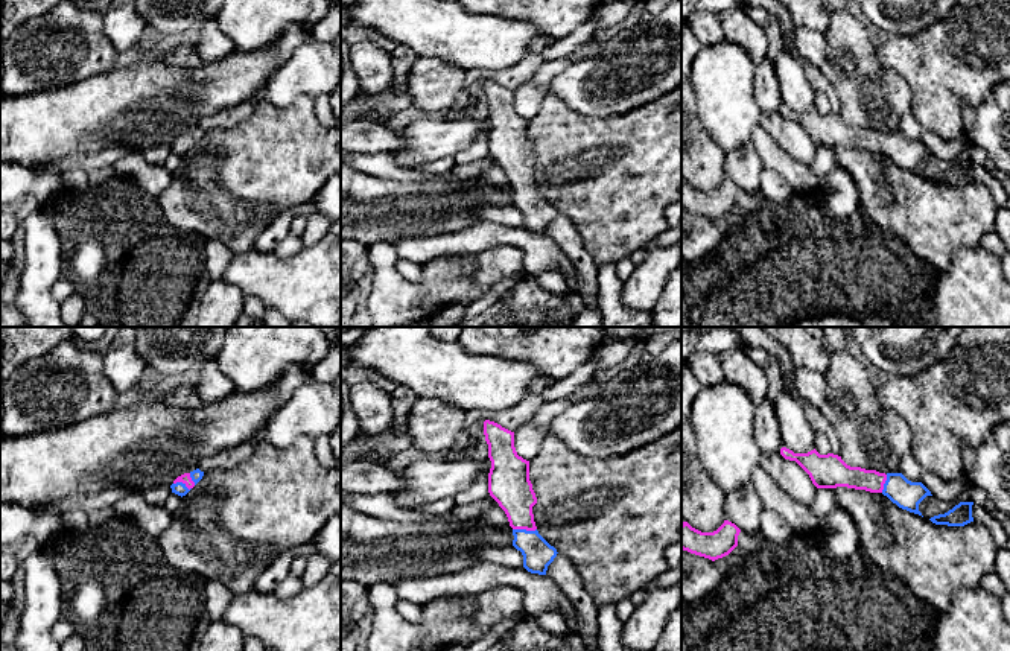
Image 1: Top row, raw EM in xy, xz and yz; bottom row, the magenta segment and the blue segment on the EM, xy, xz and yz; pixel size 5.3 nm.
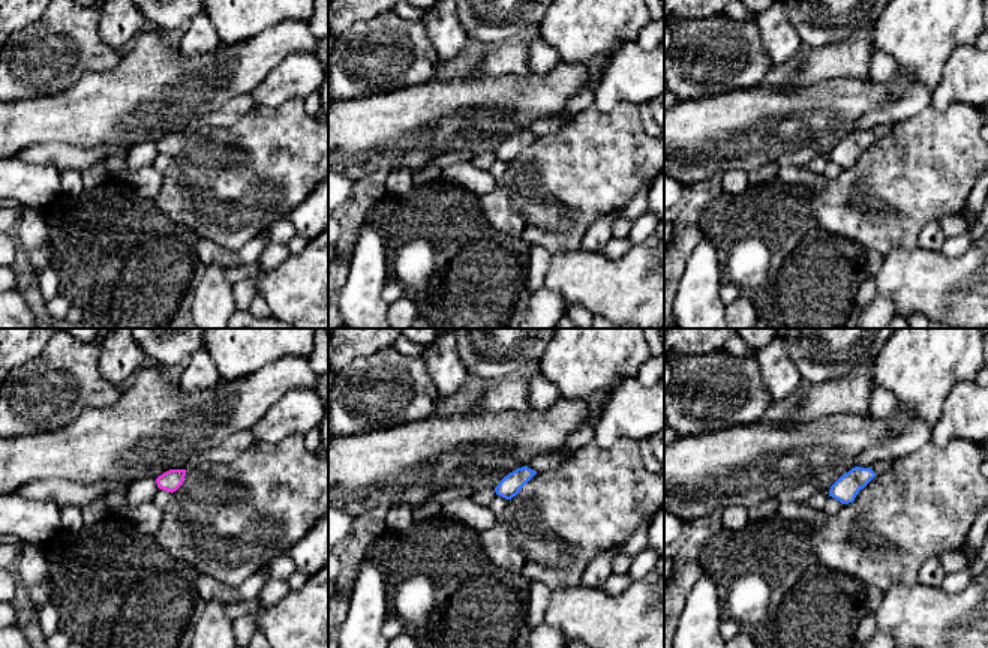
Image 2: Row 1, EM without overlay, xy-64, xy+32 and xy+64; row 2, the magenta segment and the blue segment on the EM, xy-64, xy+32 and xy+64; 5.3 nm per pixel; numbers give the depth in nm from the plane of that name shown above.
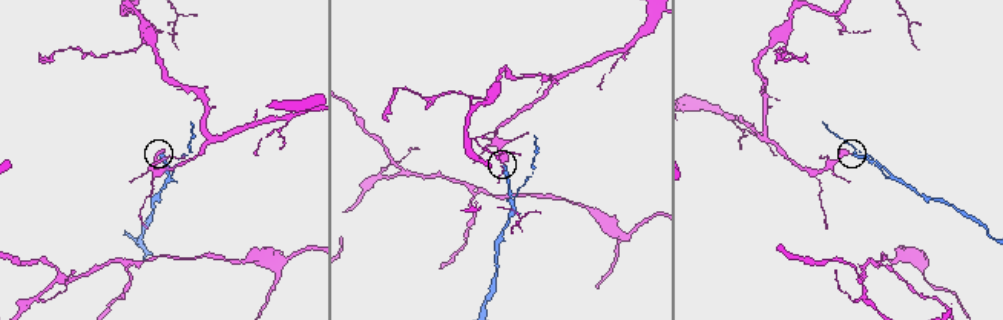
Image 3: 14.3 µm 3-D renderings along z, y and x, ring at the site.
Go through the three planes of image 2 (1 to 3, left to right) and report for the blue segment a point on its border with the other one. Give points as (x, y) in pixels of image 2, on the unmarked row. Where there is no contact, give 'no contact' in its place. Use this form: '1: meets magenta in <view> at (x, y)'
1: no contact
2: no contact
3: no contact

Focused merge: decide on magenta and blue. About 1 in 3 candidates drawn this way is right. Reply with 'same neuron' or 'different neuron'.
same neuron

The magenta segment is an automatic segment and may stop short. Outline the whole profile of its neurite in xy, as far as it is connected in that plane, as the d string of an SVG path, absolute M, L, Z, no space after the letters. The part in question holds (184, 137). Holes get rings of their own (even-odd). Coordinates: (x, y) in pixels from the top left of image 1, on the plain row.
M199 128L178 135L170 144L172 152L181 157L186 155L202 138L202 135L204 131L201 131Z

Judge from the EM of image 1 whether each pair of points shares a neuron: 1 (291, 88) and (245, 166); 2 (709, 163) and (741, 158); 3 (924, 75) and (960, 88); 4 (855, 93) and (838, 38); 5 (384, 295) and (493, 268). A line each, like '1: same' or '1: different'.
1: different
2: different
3: same
4: same
5: same

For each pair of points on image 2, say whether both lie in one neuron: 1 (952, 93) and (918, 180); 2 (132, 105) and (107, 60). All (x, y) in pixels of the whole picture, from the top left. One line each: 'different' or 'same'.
1: different
2: different

